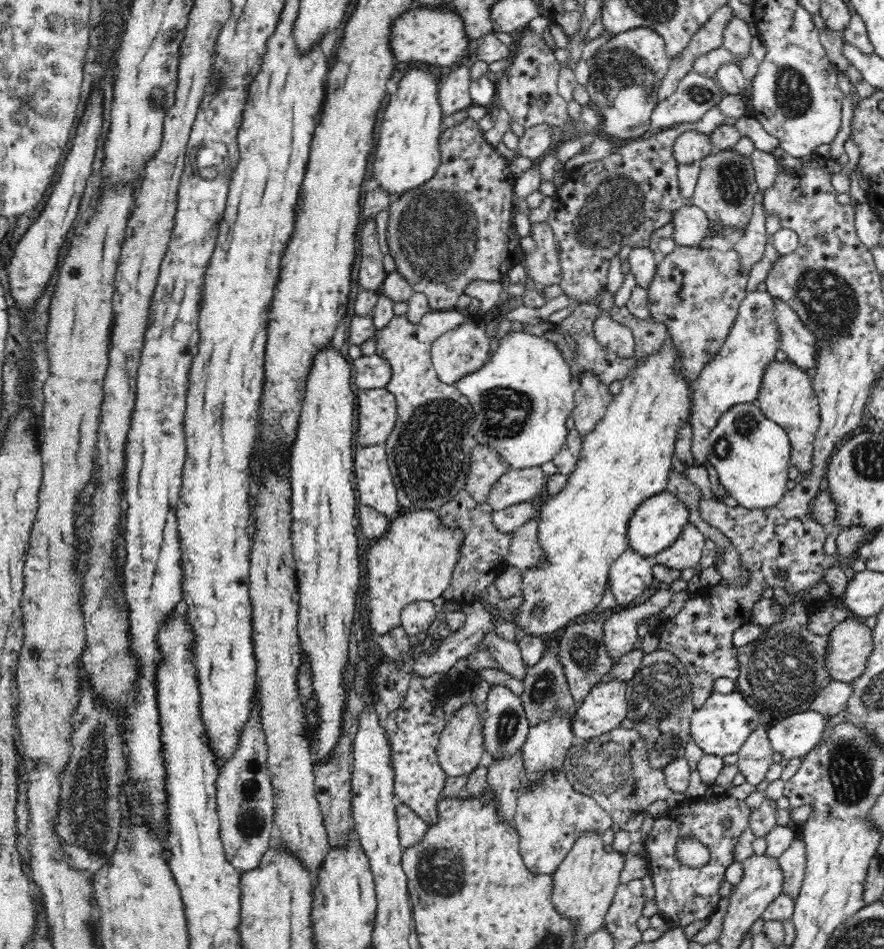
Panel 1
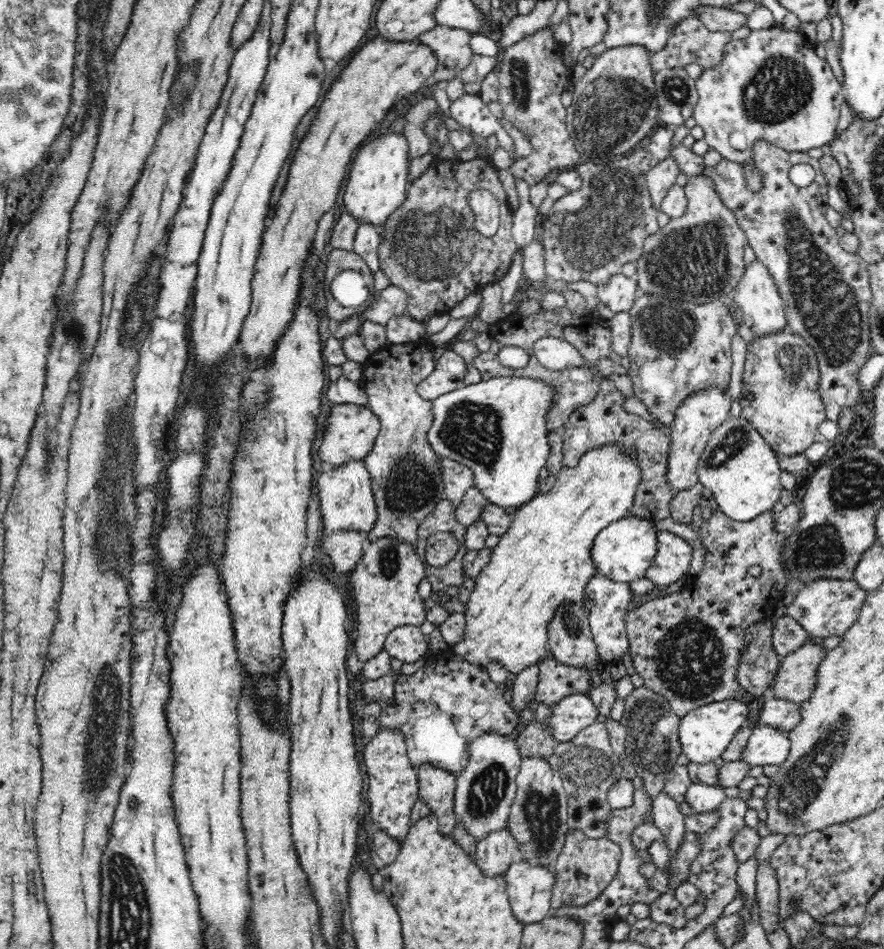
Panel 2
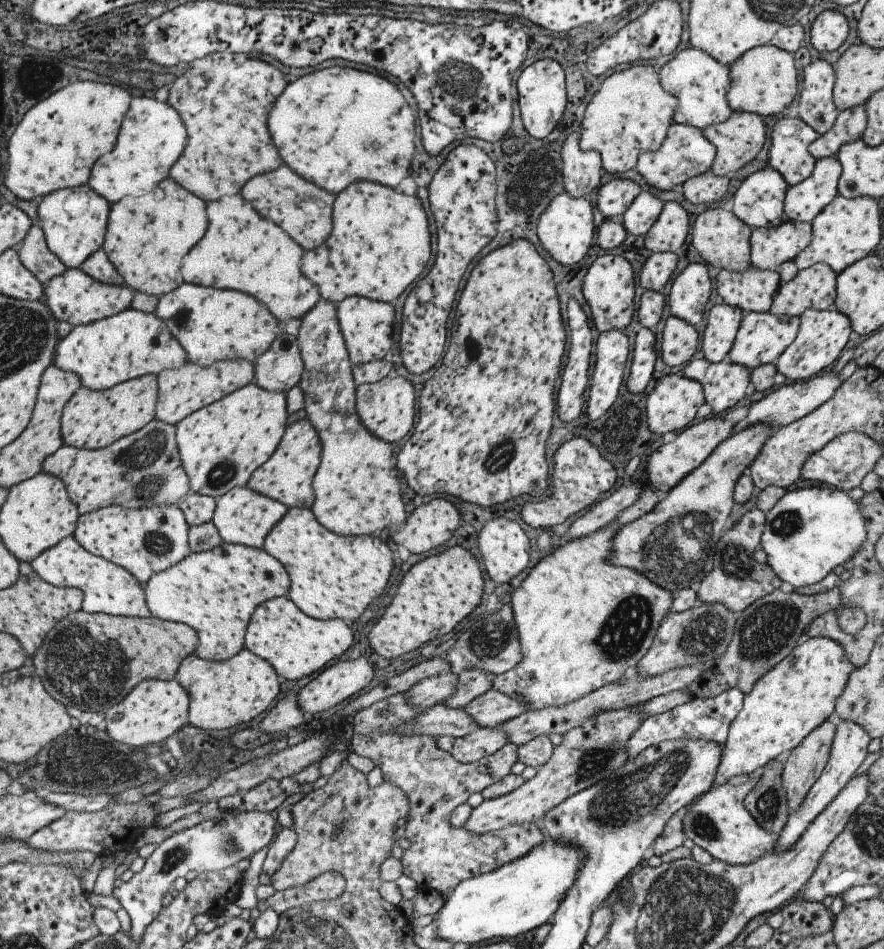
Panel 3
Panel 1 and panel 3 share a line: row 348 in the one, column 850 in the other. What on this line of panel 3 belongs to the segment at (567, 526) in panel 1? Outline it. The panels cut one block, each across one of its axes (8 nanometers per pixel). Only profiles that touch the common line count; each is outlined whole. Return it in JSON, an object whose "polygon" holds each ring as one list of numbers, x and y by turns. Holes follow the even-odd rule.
{"polygon":[[808,637,802,640,792,654,788,654,778,666,774,666,753,686,752,691,744,696,743,708,729,727,727,742,723,746,722,758,716,776,727,781,733,776,750,774,758,768,768,765,782,752,794,750,808,734,820,724,824,724,836,709,836,700,844,692,850,674,855,670,848,660,844,648,830,638]]}

